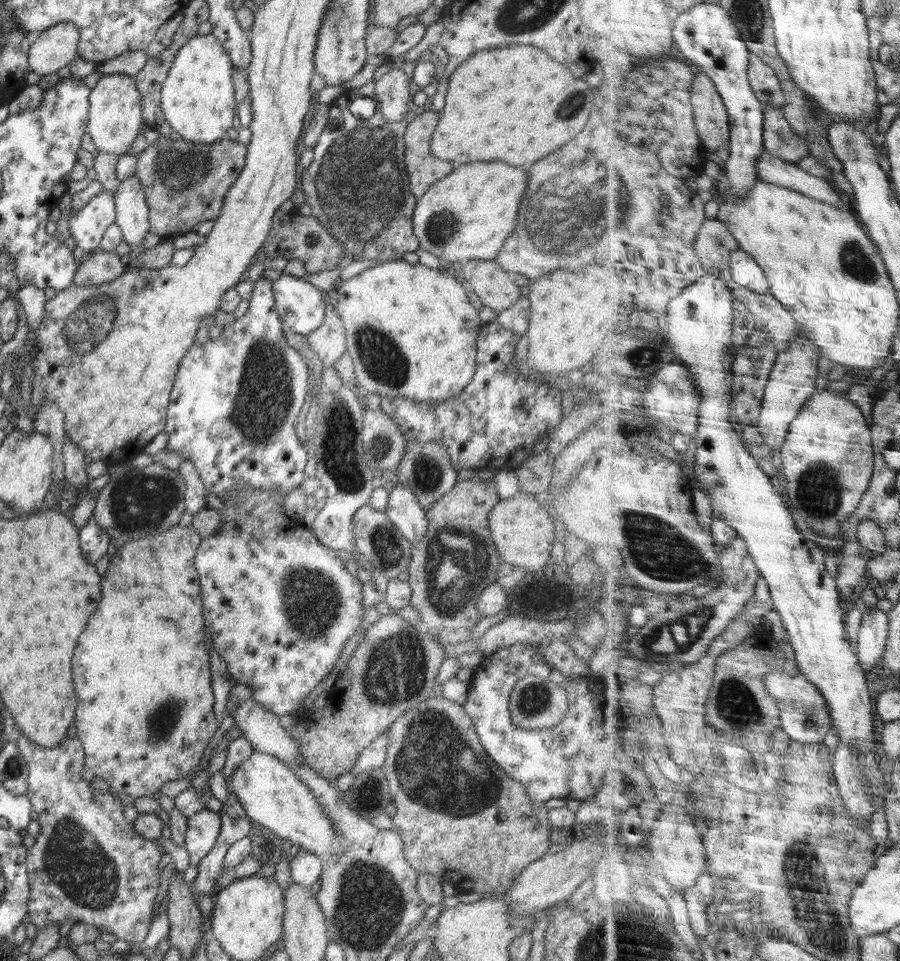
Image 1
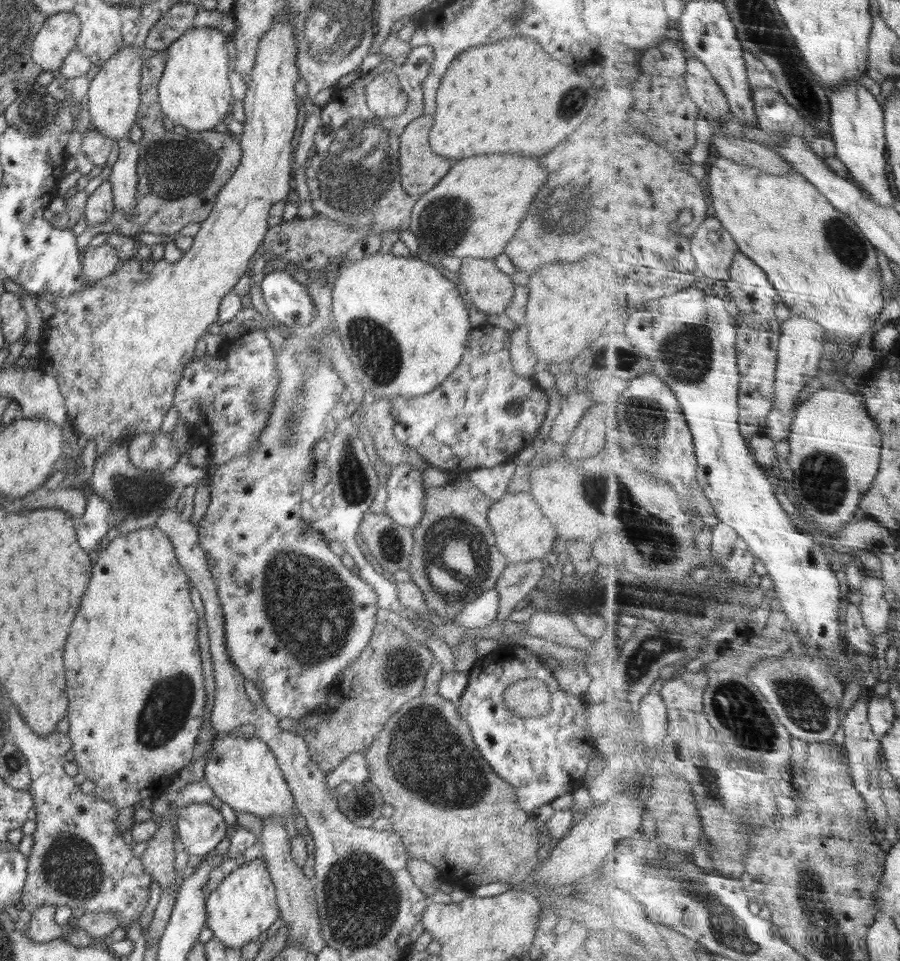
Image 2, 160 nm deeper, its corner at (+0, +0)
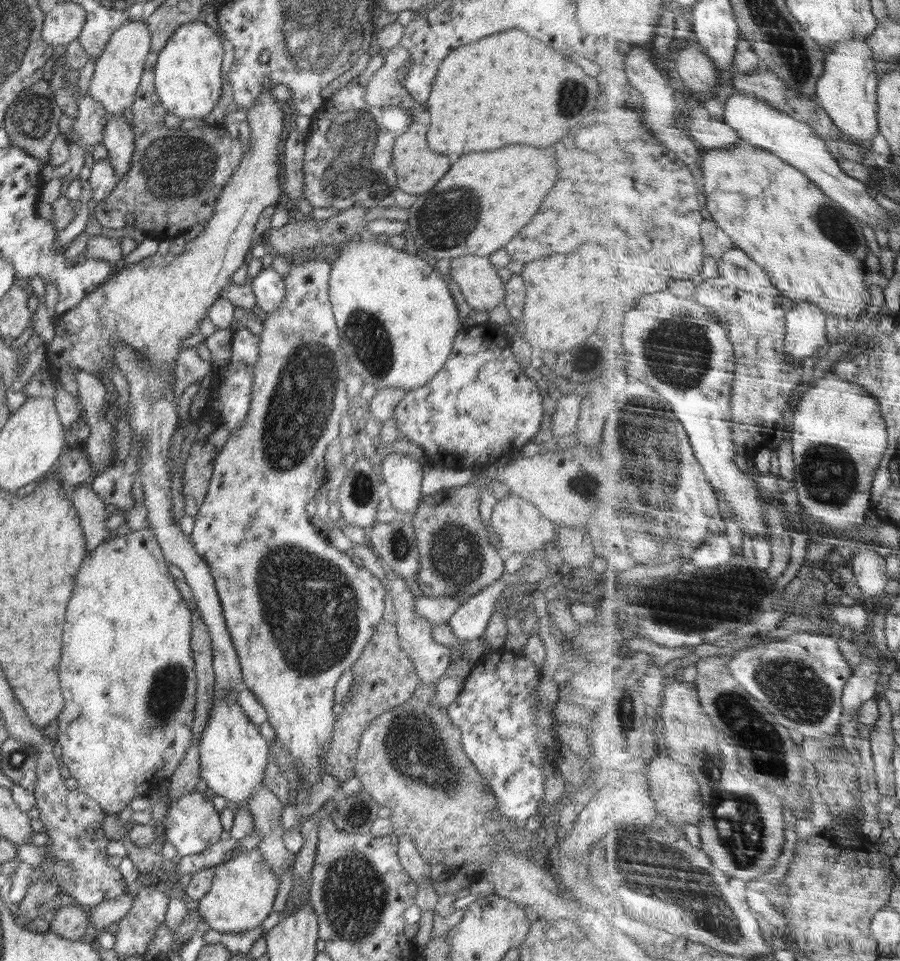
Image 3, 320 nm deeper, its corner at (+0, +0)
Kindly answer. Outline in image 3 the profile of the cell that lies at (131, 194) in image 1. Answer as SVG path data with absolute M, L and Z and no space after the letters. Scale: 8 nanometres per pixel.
M109 114L101 144L108 150L109 163L114 167L119 180L128 172L135 149L134 133L125 117Z

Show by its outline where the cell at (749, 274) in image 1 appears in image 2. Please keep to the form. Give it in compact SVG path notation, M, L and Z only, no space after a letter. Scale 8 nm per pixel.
M740 251L730 267L731 277L726 281L726 290L729 292L729 304L737 305L740 310L736 312L734 320L738 328L739 367L741 370L741 393L739 396L741 431L749 442L756 435L766 435L768 429L768 418L775 410L777 395L777 373L779 372L780 354L779 348L783 335L783 322L776 316L776 306L782 300L779 290L772 284L771 277L755 260Z

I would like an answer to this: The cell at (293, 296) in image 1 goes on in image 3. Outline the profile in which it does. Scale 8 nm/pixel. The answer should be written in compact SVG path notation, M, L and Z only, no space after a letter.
M270 266L263 268L253 278L252 290L256 304L267 313L281 305L285 295L285 284L282 276Z

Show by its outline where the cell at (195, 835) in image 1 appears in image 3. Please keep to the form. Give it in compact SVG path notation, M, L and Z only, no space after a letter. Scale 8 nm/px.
M192 791L180 795L178 800L172 801L167 808L163 820L163 832L165 840L174 845L177 852L183 856L206 850L212 843L220 840L223 826L219 819L219 812L214 809L212 799L209 799L205 793Z

